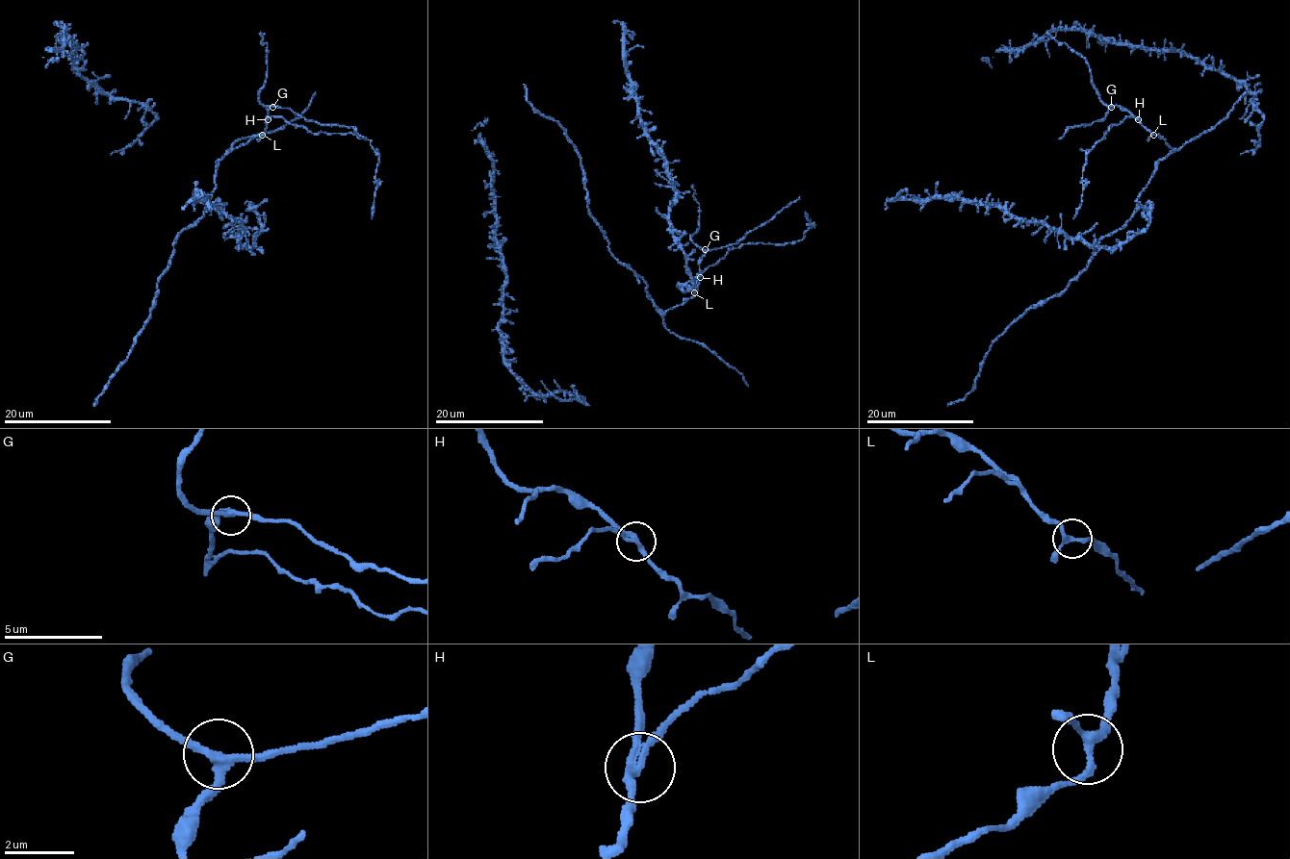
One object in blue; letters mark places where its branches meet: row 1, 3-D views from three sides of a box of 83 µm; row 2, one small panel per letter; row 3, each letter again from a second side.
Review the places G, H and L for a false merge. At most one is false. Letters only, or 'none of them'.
H

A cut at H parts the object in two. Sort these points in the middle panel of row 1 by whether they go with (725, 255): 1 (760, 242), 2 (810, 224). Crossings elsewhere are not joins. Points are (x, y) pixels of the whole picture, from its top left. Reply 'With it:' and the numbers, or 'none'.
With it: 1, 2

